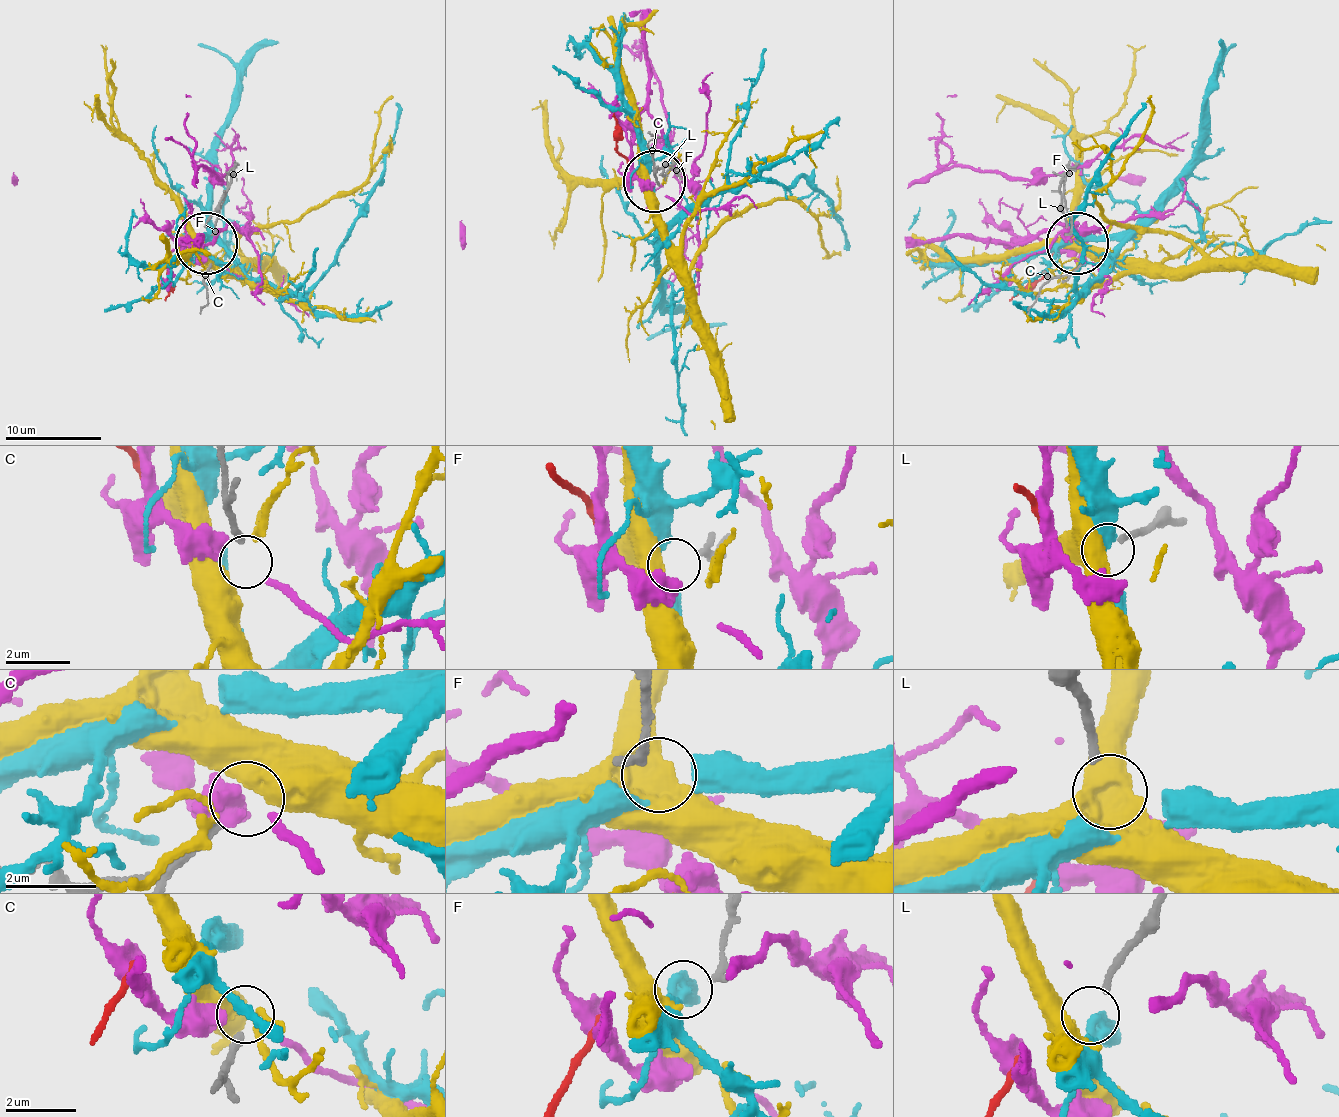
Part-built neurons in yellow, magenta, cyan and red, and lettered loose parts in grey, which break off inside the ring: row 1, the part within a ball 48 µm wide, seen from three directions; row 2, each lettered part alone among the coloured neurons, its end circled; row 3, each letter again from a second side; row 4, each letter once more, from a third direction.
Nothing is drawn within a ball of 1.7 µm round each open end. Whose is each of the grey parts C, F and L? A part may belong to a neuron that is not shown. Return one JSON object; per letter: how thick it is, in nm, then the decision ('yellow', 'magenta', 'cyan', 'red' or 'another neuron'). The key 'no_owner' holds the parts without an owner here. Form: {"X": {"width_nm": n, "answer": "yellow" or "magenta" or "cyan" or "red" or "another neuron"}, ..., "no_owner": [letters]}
{"C": {"width_nm": 180, "answer": "another neuron"}, "F": {"width_nm": 240, "answer": "cyan"}, "L": {"width_nm": 190, "answer": "yellow"}, "no_owner": ["C"]}

